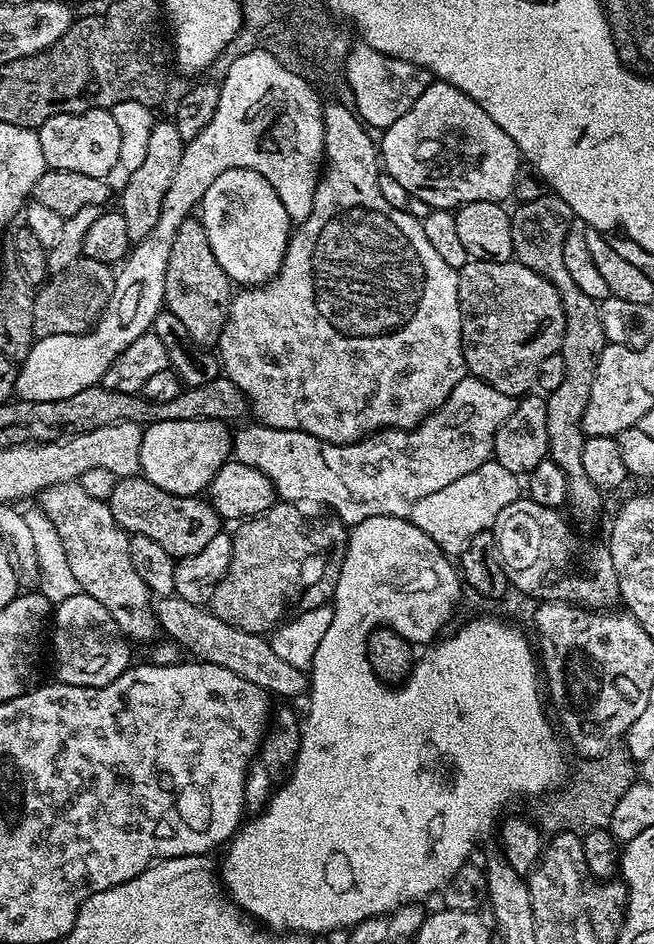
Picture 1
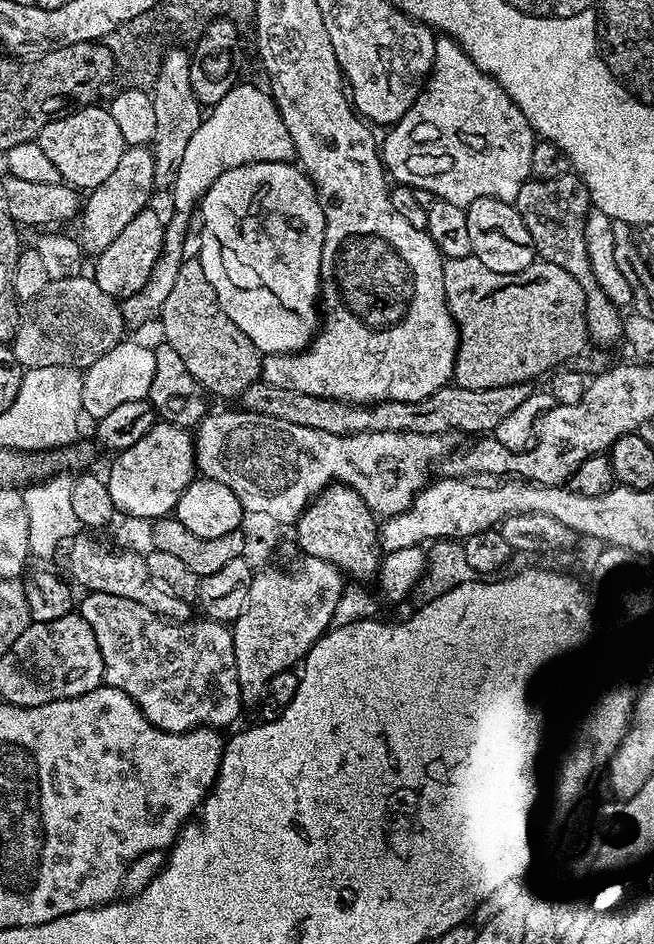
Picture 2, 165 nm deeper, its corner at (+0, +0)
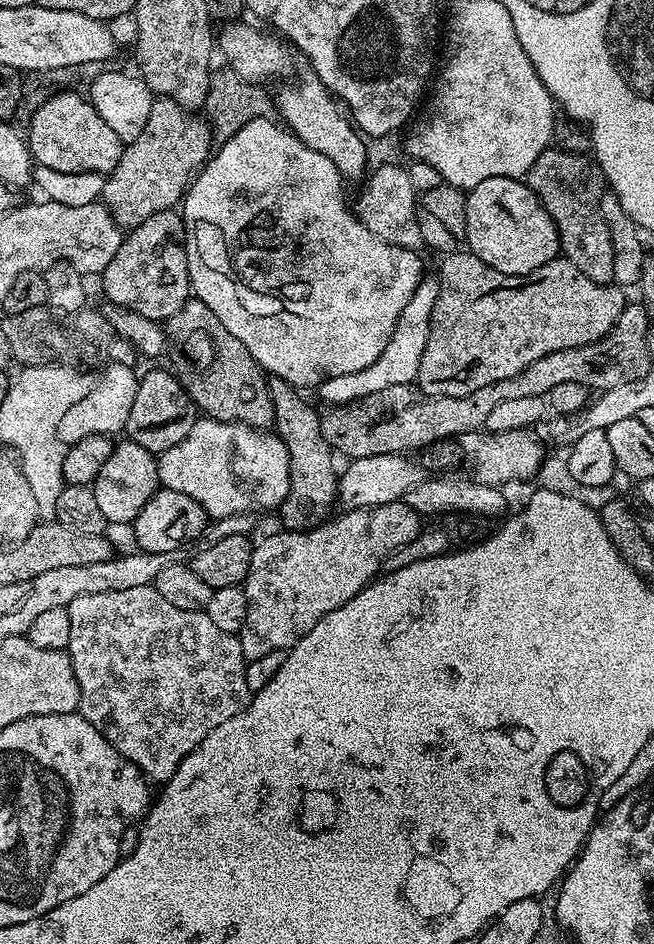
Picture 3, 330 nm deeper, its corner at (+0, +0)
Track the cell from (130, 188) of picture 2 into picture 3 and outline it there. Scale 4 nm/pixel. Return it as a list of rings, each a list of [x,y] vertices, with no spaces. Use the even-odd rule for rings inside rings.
[[[153,99],[142,134],[125,144],[118,166],[107,173],[102,184],[102,203],[121,230],[134,229],[150,214],[175,209],[183,201],[189,184],[208,163],[214,148],[208,120],[196,116],[173,100]]]

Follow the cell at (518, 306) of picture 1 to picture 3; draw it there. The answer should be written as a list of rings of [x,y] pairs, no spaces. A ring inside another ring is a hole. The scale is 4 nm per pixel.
[[[467,250],[449,252],[441,260],[444,261],[440,264],[440,289],[432,311],[430,338],[415,379],[428,396],[474,394],[474,390],[482,390],[482,386],[514,378],[538,358],[554,354],[554,350],[570,350],[598,342],[616,326],[626,303],[625,289],[615,283],[590,282],[578,266],[563,258],[546,262],[546,266],[538,266],[538,270],[525,276],[502,274]]]

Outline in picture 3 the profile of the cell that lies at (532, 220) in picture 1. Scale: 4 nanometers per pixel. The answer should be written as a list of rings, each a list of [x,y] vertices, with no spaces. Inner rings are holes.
[[[550,146],[534,161],[534,166],[530,166],[526,177],[526,183],[530,190],[540,199],[540,204],[550,214],[554,220],[554,226],[558,230],[560,239],[560,250],[563,259],[569,260],[590,282],[599,284],[611,284],[614,281],[614,246],[610,242],[610,230],[606,226],[606,220],[602,218],[600,209],[600,199],[606,191],[604,175],[602,170],[596,165],[595,159],[591,155],[570,154],[566,150]]]

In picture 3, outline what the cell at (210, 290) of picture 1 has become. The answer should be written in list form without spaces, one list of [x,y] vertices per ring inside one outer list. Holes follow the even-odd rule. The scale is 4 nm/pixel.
[[[195,298],[187,300],[182,310],[178,310],[178,314],[167,320],[166,340],[170,345],[170,356],[172,352],[171,367],[174,369],[174,375],[180,379],[188,397],[207,419],[245,424],[261,430],[271,429],[275,425],[274,406],[268,393],[269,377],[252,357],[250,350],[246,350],[246,346],[242,346],[242,342],[238,342],[238,338],[234,338],[234,334],[230,334],[230,330],[222,326],[222,322],[218,322],[218,314],[214,314],[214,310],[206,306],[206,302]]]

